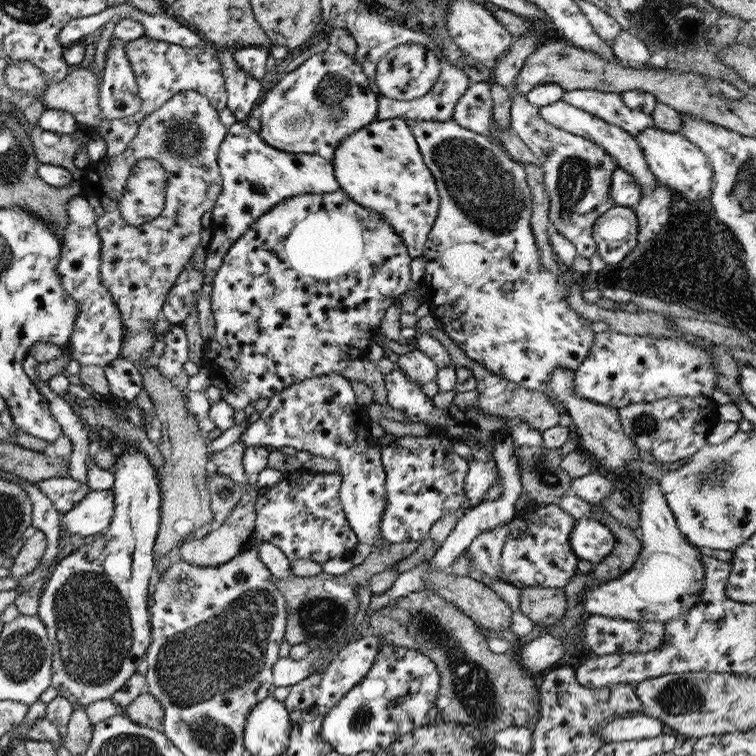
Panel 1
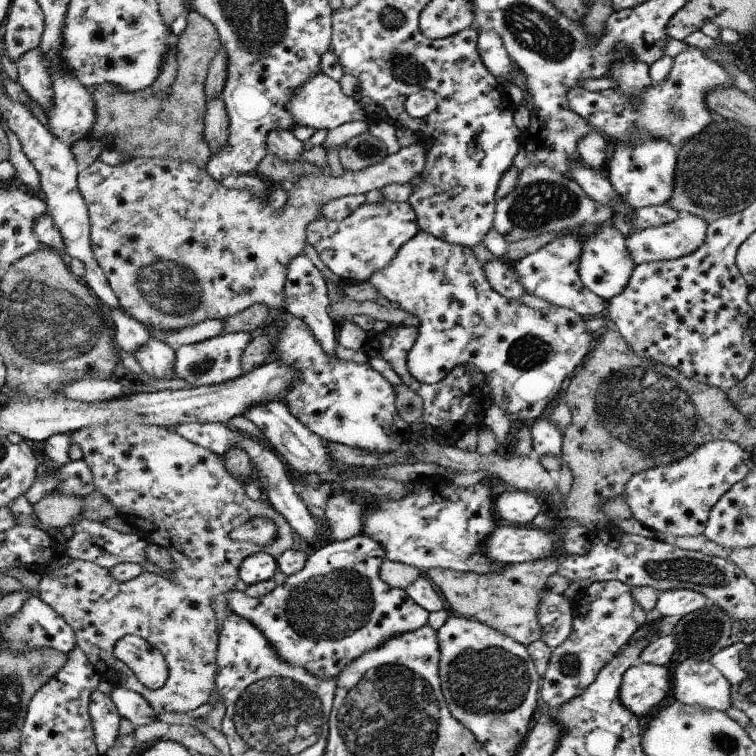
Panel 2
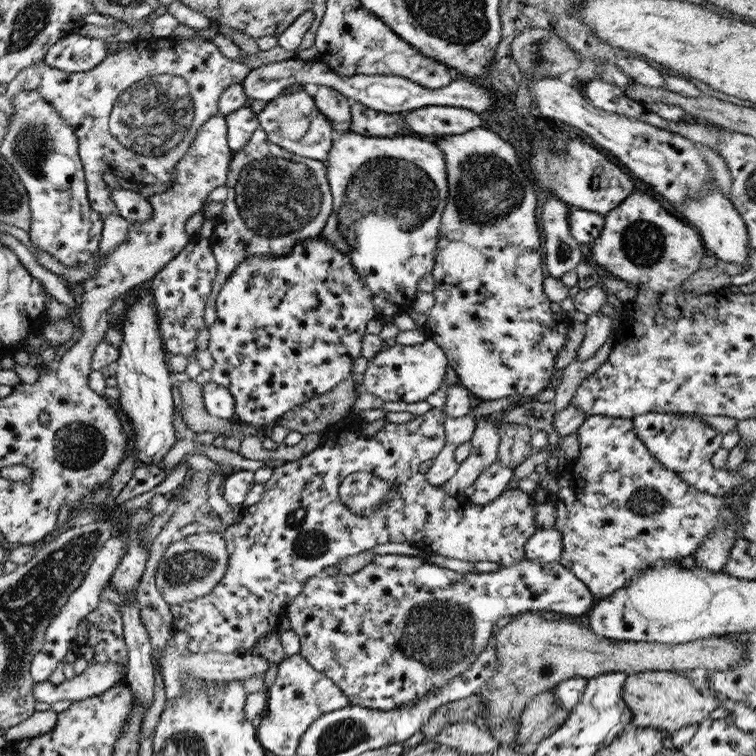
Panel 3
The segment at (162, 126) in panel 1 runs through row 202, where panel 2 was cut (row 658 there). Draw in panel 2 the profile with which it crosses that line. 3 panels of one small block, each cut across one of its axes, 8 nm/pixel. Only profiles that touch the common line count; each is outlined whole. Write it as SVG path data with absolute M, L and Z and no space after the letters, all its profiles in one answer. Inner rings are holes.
M123 420L105 423L104 425L84 426L70 432L67 436L69 437L71 444L76 444L81 449L82 459L89 467L92 474L94 490L98 490L110 502L110 505L114 506L117 516L125 520L128 531L135 532L144 537L147 542L163 546L168 550L170 559L172 560L172 568L167 571L167 573L173 575L174 580L165 580L159 576L159 574L141 571L135 578L129 579L128 581L118 581L110 575L108 569L93 564L91 561L74 559L71 564L65 568L42 575L34 594L47 604L47 606L50 606L66 624L72 628L75 646L79 647L85 653L91 666L93 666L96 673L100 676L101 681L108 682L113 688L123 687L127 691L133 691L140 694L151 705L151 708L157 715L164 712L189 712L190 710L197 708L200 704L208 702L210 690L215 689L214 674L217 673L217 666L214 664L214 652L216 651L219 627L217 626L213 610L211 609L211 599L218 593L226 593L229 589L234 588L235 581L238 579L240 562L246 556L256 553L257 551L266 551L273 559L277 560L278 556L281 556L285 550L290 549L291 546L293 546L293 538L291 537L292 528L265 500L265 498L256 501L249 500L245 496L244 486L228 473L228 470L222 465L222 458L218 454L211 452L208 448L200 447L194 442L188 441L181 435L173 433L163 427L146 425L145 423L125 422ZM253 517L268 518L276 526L275 538L265 547L249 541L232 541L227 535L233 528L247 523ZM125 635L137 635L138 637L145 639L151 646L154 646L160 652L161 656L165 659L166 667L168 668L168 673L163 686L160 686L158 689L148 689L147 687L144 687L134 678L134 674L120 660L117 660L114 657L114 654L112 653L113 645L117 642L117 639L120 639Z

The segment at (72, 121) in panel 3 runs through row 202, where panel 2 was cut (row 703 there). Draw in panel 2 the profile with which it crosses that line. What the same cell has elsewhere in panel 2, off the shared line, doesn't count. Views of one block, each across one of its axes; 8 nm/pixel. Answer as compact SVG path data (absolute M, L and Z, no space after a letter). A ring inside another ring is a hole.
M95 689L90 694L88 715L97 752L103 755L107 748L121 740L117 734L120 719L118 709L107 695Z

